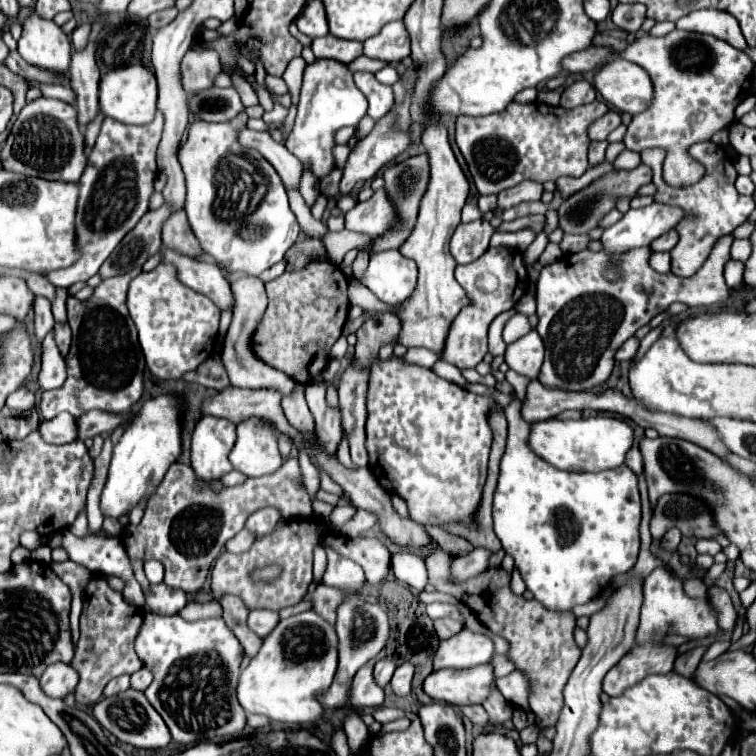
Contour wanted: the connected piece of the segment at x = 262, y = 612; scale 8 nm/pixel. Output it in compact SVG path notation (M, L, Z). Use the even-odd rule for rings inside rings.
M254 609L250 611L250 617L248 617L248 627L258 635L258 637L266 637L268 633L272 633L272 629L278 625L280 621L280 615L278 611L270 611L270 609Z

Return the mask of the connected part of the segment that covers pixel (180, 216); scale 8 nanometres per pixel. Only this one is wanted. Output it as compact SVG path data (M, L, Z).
M176 211L168 217L168 221L164 223L164 229L162 229L162 243L168 249L174 249L174 251L184 253L188 257L198 257L204 253L200 249L198 239L194 237L190 225L188 225L184 211Z

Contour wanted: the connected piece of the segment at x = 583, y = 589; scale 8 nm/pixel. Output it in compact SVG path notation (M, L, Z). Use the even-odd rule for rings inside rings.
M512 393L512 401L504 411L508 419L508 449L500 463L498 487L493 496L494 531L502 541L504 551L514 559L526 587L534 593L534 599L554 611L572 611L574 605L588 603L594 595L604 591L614 575L630 571L638 559L638 527L642 519L638 477L626 465L598 473L560 471L528 449L526 441L530 425L520 417L520 399L516 393Z

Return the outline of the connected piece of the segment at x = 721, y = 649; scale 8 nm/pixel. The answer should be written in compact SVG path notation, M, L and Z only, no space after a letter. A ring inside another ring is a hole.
M717 641L710 645L703 655L703 661L711 661L726 652L731 645L731 641Z

